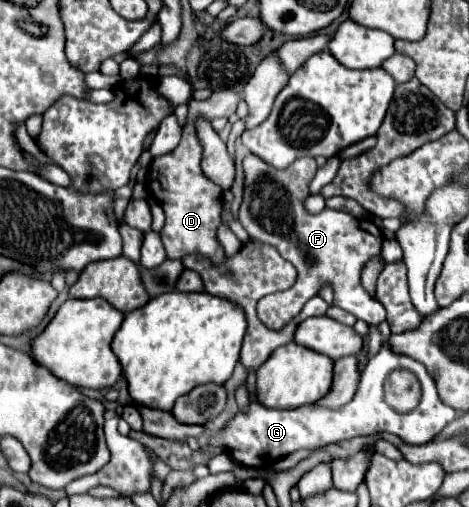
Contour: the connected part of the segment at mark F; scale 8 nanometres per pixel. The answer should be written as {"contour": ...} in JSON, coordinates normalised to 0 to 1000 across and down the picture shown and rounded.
{"contour":[[[542,304],[520,312],[525,367],[507,434],[533,469],[588,485],[597,505],[623,517],[635,533],[635,552],[623,568],[571,580],[550,596],[550,623],[567,643],[593,651],[618,635],[665,584],[678,580],[691,556],[699,556],[712,568],[712,600],[721,607],[755,619],[789,643],[802,643],[823,631],[823,611],[772,568],[768,536],[793,505],[810,505],[819,473],[814,454],[793,434],[763,434],[738,418],[704,410],[691,410],[682,422],[657,422],[644,398],[661,383],[657,363],[670,351],[674,331],[670,312],[635,312],[614,335],[588,335]]]}

